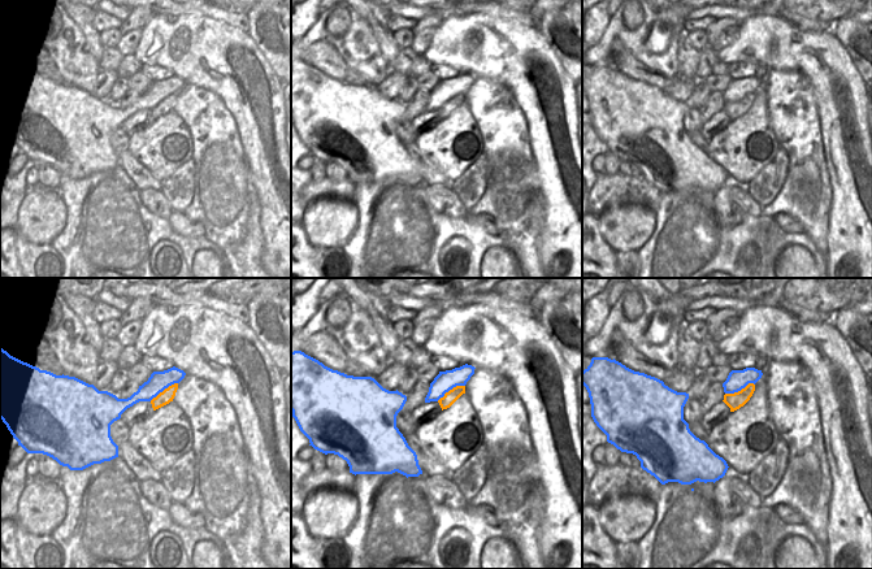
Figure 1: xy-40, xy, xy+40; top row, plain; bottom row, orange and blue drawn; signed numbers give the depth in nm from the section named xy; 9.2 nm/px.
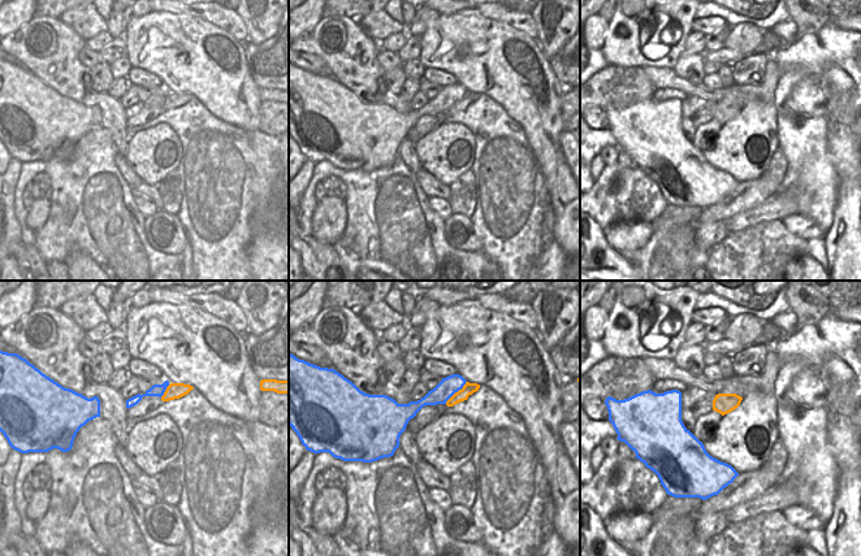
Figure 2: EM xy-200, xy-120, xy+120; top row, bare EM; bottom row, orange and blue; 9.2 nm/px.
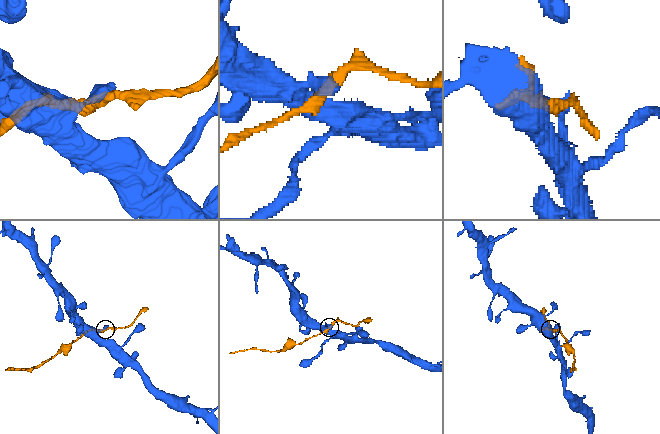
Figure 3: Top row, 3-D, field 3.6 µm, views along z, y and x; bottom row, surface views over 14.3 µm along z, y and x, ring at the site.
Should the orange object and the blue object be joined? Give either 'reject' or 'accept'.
reject

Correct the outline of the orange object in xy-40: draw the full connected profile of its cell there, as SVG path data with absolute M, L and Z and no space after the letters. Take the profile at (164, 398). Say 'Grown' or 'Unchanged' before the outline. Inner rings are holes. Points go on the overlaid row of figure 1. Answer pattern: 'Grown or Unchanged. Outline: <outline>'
Unchanged. Outline: M174 383L165 388L162 392L160 392L156 398L151 400L153 411L169 404L173 401L175 392L178 390L178 383Z

